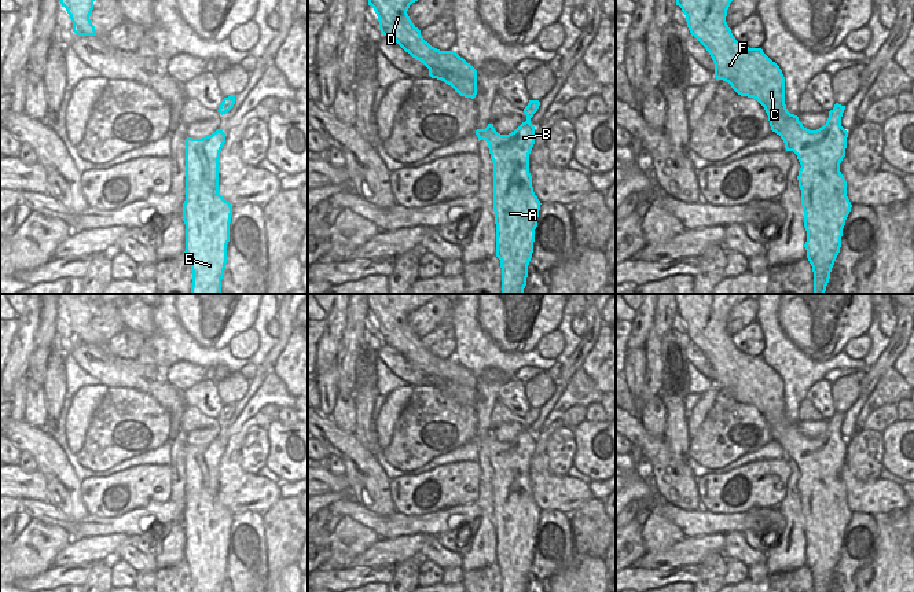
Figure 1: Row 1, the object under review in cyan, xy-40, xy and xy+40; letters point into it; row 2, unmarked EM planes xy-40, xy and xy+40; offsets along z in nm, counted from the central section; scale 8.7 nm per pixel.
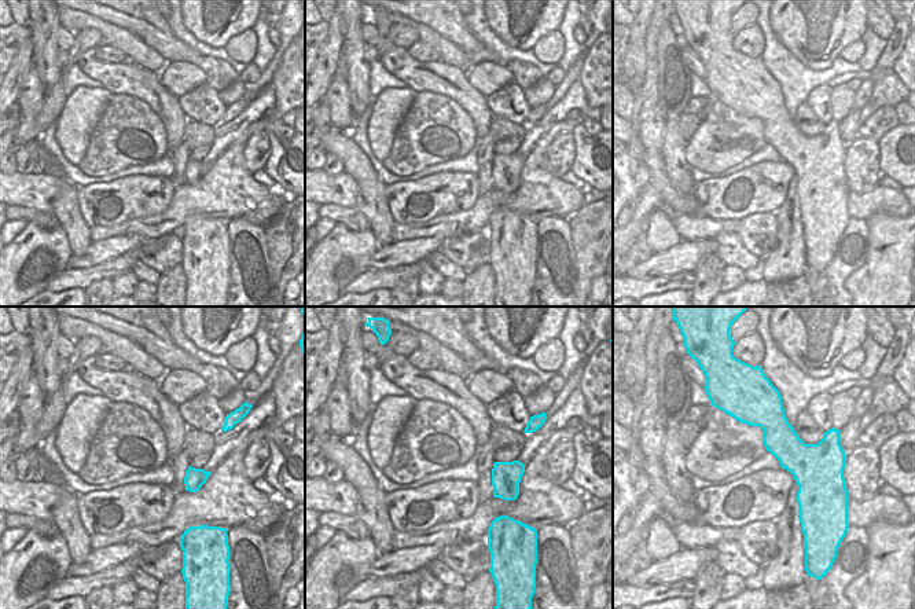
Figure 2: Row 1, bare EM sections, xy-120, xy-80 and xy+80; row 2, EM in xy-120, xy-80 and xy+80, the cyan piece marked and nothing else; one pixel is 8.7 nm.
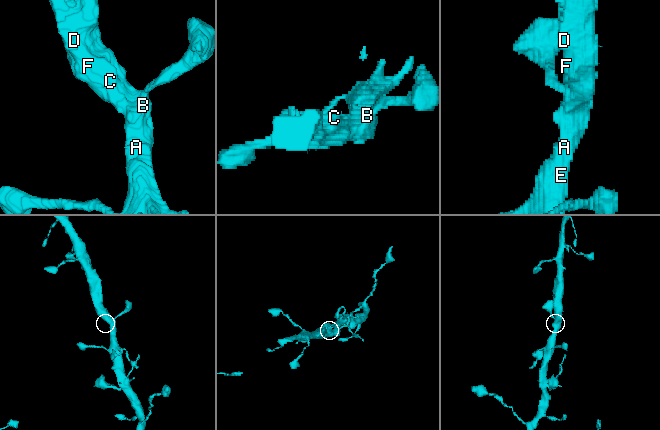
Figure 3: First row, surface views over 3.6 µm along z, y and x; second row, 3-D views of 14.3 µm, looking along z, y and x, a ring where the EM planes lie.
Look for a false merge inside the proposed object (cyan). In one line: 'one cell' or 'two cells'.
one cell

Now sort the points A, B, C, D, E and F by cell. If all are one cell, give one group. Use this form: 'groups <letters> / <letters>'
groups A B C D E F

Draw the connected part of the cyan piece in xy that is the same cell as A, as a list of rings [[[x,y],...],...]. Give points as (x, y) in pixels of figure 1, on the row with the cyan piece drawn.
[[[529,100],[524,109],[526,121],[509,135],[498,133],[492,124],[476,130],[478,140],[488,143],[493,162],[496,257],[502,268],[502,294],[524,294],[533,253],[542,203],[533,192],[529,154],[535,144],[531,118],[539,106],[539,100]]]

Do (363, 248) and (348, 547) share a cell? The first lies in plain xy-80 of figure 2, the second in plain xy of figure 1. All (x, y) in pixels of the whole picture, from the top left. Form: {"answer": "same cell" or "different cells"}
{"answer": "same cell"}

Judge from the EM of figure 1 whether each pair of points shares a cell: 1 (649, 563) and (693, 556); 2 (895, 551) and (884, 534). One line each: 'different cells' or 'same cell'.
1: same cell
2: same cell

